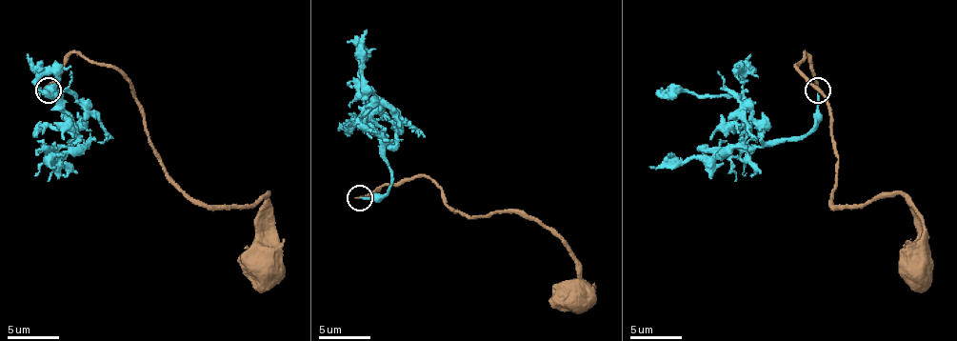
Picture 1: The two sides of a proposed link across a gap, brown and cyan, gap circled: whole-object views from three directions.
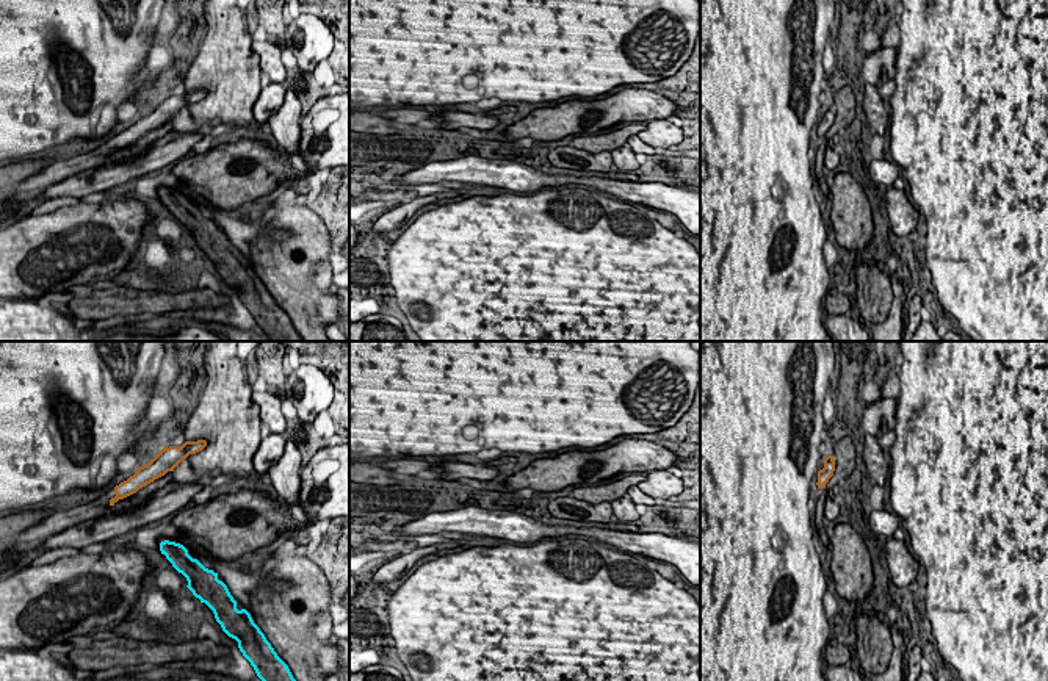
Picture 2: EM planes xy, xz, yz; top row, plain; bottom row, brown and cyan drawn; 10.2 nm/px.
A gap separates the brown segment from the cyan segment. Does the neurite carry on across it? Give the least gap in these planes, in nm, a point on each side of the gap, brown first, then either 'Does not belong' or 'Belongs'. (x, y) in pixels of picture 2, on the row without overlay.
Distance 600 nm. Across: xy (135, 141), (162, 191). Belongs

